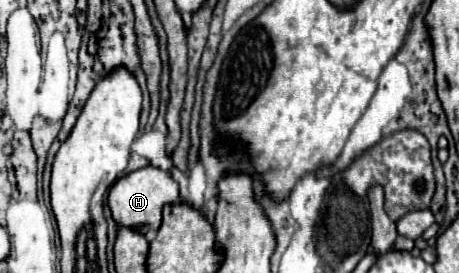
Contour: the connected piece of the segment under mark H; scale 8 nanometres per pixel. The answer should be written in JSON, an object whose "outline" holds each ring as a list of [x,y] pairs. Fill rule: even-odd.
{"outline":[[[148,165],[148,167],[142,167],[138,171],[132,171],[132,173],[124,175],[122,179],[118,179],[114,183],[114,187],[110,189],[108,205],[110,205],[112,217],[118,225],[130,227],[130,229],[146,235],[148,239],[152,239],[160,229],[162,207],[166,203],[176,203],[178,199],[180,199],[178,183],[172,179],[170,171],[162,171],[158,167]]]}

